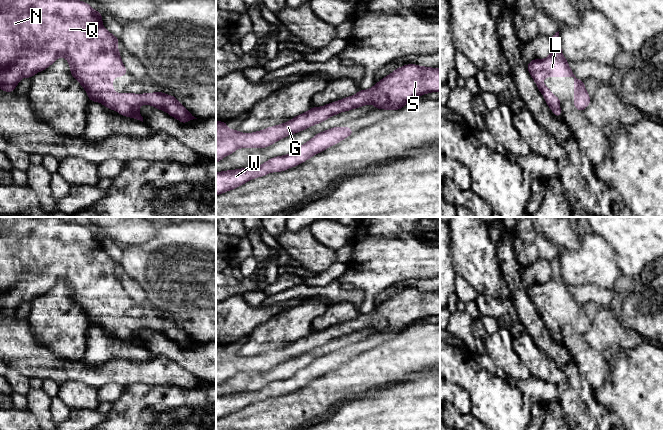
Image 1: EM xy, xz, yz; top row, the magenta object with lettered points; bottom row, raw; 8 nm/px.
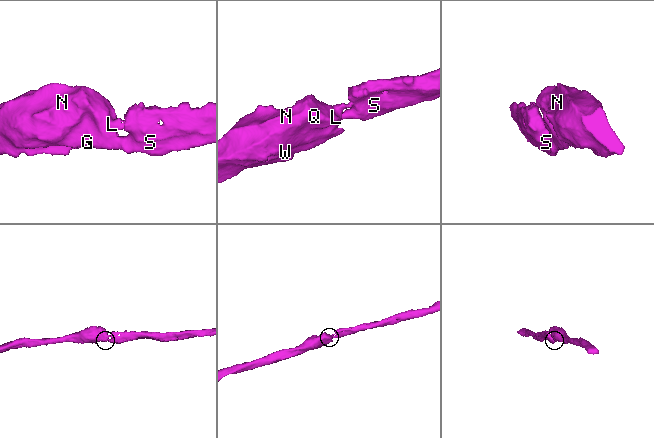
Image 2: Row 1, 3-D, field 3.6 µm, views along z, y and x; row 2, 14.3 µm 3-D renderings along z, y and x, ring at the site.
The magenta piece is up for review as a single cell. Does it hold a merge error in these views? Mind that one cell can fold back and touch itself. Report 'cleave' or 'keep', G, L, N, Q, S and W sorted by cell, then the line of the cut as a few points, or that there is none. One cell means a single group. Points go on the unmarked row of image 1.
keep | G L N Q S W | no cut

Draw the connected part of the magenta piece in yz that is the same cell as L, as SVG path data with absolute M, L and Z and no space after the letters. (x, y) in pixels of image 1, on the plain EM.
M559 255L550 261L551 276L545 283L534 283L527 288L528 296L535 305L538 314L544 320L548 331L556 341L561 341L560 323L553 319L550 313L543 308L545 301L573 301L574 302L574 331L584 335L591 323L584 310L584 305L575 301L568 285L562 278Z

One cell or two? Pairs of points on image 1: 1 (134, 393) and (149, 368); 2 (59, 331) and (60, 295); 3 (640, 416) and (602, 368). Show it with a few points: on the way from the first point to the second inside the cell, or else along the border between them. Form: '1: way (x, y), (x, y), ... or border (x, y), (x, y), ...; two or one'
1: border (163, 385), (132, 383), (124, 388); two
2: way (59, 322), (59, 304); one
3: border (603, 353), (609, 366), (610, 375), (594, 391); two

